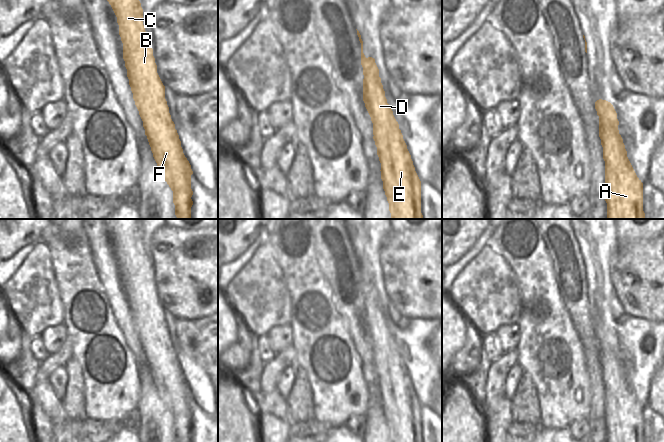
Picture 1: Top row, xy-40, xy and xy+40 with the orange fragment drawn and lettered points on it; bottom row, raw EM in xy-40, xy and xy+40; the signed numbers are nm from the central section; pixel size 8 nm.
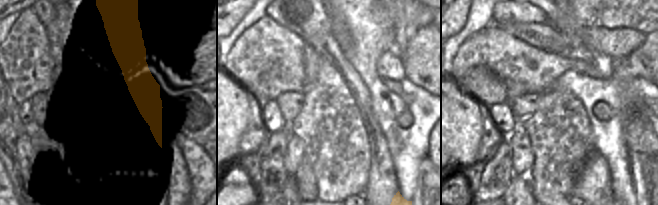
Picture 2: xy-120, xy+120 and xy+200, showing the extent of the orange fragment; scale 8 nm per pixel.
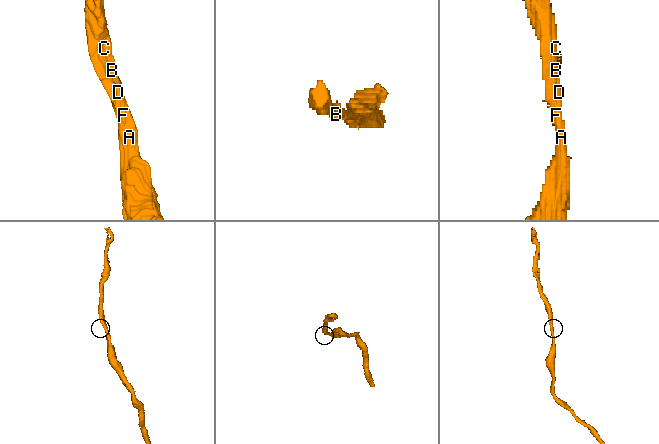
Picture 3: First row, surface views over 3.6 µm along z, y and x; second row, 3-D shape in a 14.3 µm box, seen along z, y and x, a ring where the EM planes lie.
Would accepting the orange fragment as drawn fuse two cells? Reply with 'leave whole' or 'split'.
leave whole

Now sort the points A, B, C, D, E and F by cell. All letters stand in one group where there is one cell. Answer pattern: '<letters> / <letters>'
A B C D E F

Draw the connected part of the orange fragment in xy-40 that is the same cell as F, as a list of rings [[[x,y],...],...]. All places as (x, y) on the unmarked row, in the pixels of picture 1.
[[[109,219],[123,267],[123,283],[135,329],[143,345],[157,391],[173,415],[177,442],[191,442],[191,389],[183,377],[165,323],[149,259],[143,249],[143,233],[137,219]]]

